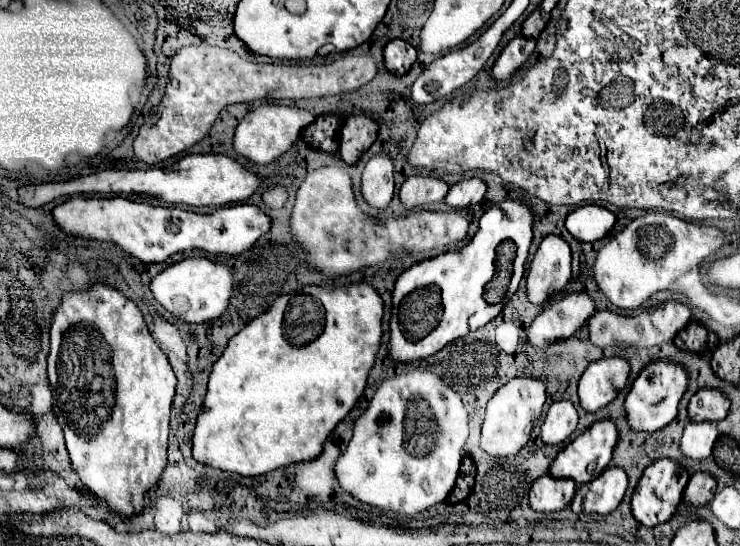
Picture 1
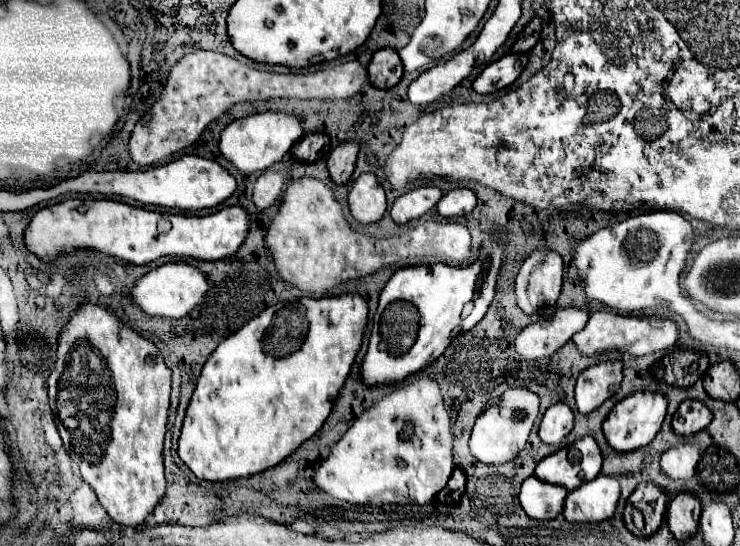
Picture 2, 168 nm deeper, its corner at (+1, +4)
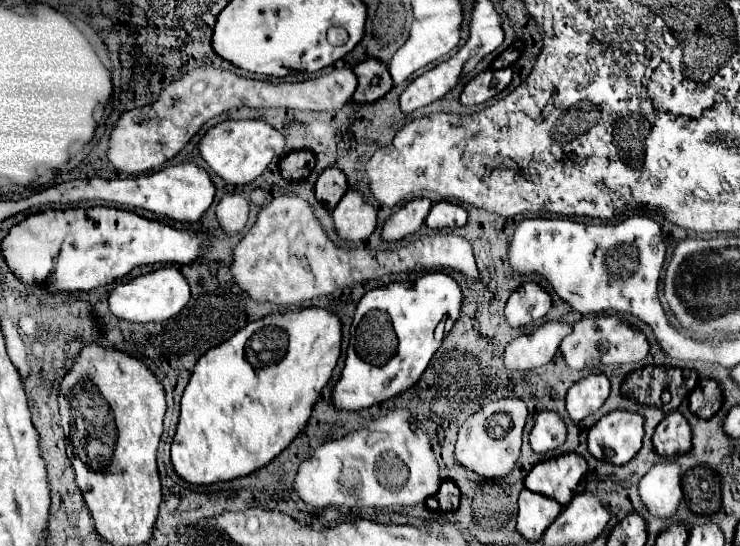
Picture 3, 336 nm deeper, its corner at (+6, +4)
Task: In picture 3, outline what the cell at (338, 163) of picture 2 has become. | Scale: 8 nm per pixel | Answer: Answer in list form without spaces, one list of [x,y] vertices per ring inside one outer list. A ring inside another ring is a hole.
[[[326,168],[316,182],[314,194],[320,204],[324,204],[328,210],[334,210],[334,206],[340,202],[346,190],[348,190],[348,184],[344,174],[338,168]]]

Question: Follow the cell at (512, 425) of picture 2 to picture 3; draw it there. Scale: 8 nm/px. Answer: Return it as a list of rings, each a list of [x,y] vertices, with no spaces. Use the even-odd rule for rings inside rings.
[[[502,398],[486,404],[480,412],[470,416],[460,432],[456,442],[456,460],[470,472],[478,476],[484,474],[508,474],[520,456],[522,446],[522,428],[526,422],[528,410],[520,398]]]

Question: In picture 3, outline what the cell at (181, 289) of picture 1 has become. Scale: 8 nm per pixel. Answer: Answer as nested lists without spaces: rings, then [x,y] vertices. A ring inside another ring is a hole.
[[[160,268],[142,274],[128,284],[118,284],[108,296],[108,308],[114,316],[128,322],[162,322],[174,318],[190,300],[190,286],[176,268]]]

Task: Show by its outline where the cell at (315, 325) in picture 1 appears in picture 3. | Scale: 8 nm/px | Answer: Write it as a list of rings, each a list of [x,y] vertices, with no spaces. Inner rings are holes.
[[[304,308],[304,310],[290,310],[290,312],[284,312],[284,314],[270,314],[270,316],[264,316],[260,320],[254,320],[254,322],[246,324],[242,330],[238,330],[230,340],[222,342],[216,348],[210,348],[196,362],[192,378],[190,378],[190,382],[188,382],[184,394],[182,394],[180,422],[178,422],[178,430],[176,430],[174,442],[172,442],[172,466],[174,466],[176,474],[190,484],[214,484],[214,482],[222,482],[222,480],[234,480],[234,478],[240,478],[240,476],[248,476],[254,470],[266,466],[272,458],[276,458],[298,436],[298,432],[306,426],[310,412],[312,412],[312,406],[314,406],[320,390],[330,380],[332,370],[338,362],[340,340],[342,340],[340,320],[334,312],[324,310],[324,308]]]

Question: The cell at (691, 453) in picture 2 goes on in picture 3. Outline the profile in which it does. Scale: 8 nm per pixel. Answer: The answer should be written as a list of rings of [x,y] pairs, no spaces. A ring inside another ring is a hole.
[[[674,460],[656,464],[640,480],[640,500],[646,510],[660,520],[668,520],[678,512],[682,496],[680,468]]]

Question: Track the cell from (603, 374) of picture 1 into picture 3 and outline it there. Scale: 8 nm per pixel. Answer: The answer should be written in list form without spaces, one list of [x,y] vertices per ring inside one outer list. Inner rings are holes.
[[[590,374],[584,380],[576,382],[566,396],[566,410],[570,420],[580,422],[586,416],[594,414],[610,394],[610,380],[604,374]]]

